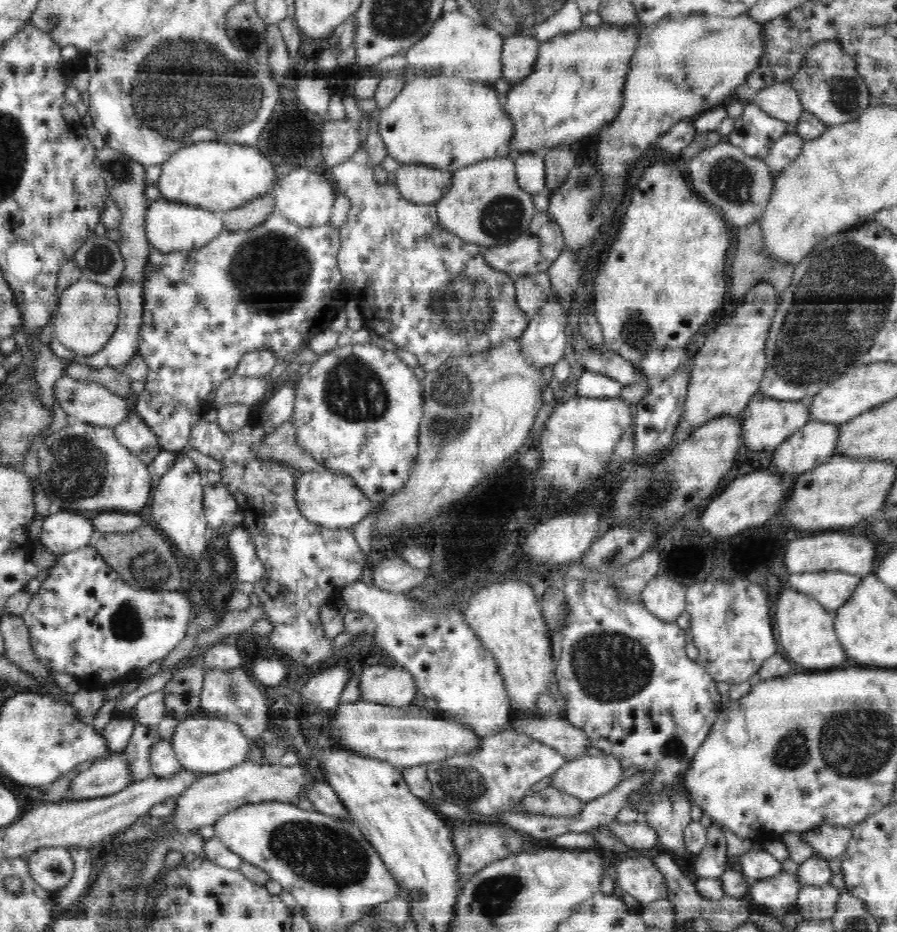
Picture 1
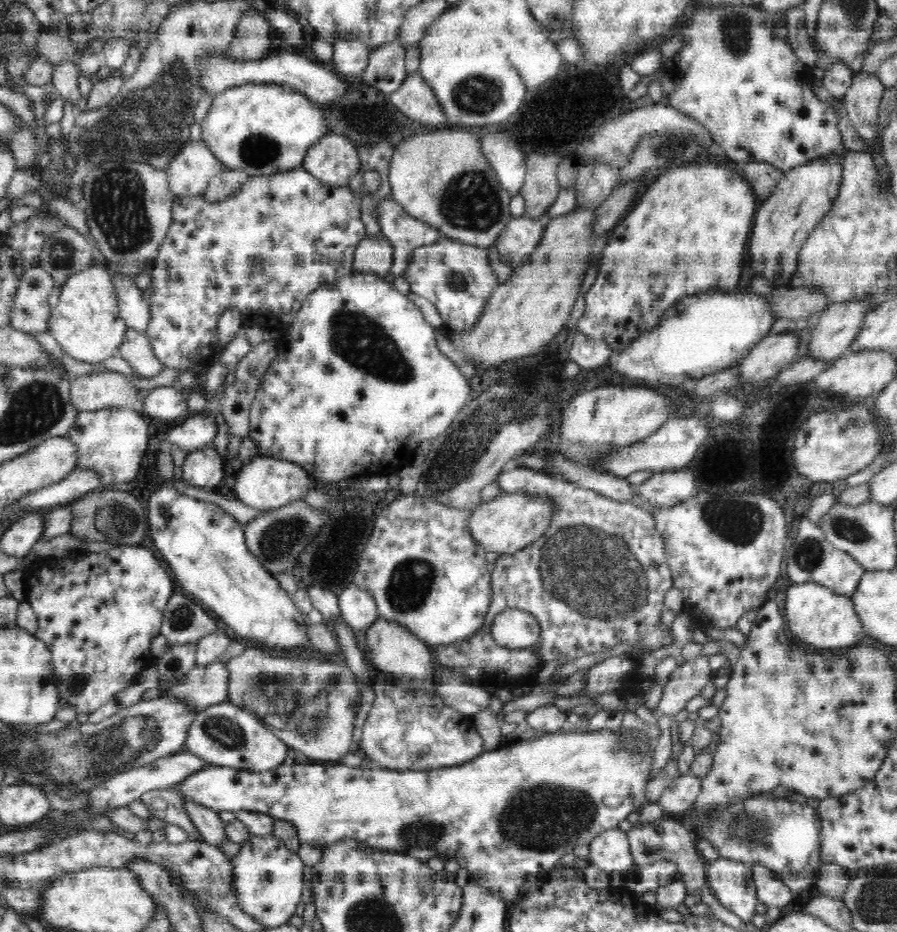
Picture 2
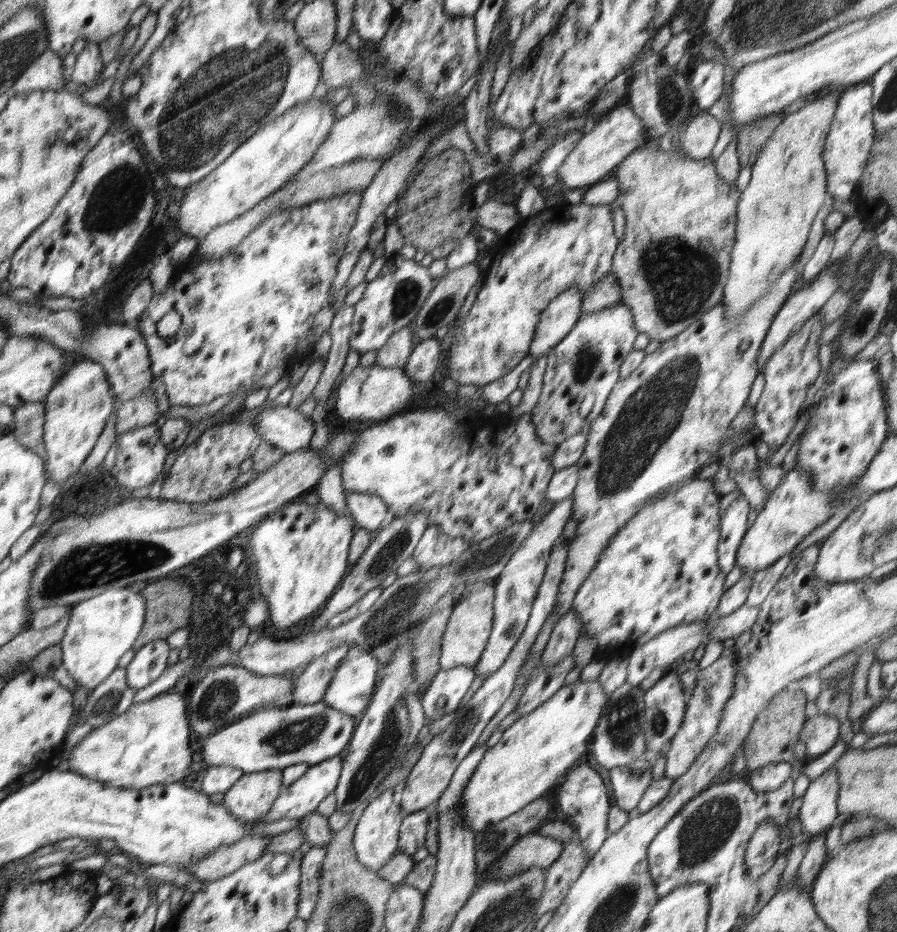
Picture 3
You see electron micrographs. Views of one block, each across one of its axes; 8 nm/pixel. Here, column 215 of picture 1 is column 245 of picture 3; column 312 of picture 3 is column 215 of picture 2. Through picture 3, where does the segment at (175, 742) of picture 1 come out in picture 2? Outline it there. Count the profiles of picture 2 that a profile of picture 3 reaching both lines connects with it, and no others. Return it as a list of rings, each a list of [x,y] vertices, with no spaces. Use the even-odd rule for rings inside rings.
[[[232,702],[207,706],[197,714],[185,740],[186,750],[212,765],[264,772],[284,763],[291,748],[278,739],[259,719]]]

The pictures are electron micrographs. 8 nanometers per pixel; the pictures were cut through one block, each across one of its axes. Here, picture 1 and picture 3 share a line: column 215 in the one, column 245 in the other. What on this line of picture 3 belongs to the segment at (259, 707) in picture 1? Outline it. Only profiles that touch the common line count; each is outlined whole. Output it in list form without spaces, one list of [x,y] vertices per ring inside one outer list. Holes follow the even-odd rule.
[[[240,666],[210,668],[189,695],[187,706],[190,714],[187,715],[187,720],[190,729],[201,738],[207,739],[212,733],[220,731],[220,728],[244,720],[258,711],[292,705],[295,680],[291,675],[256,675]]]

